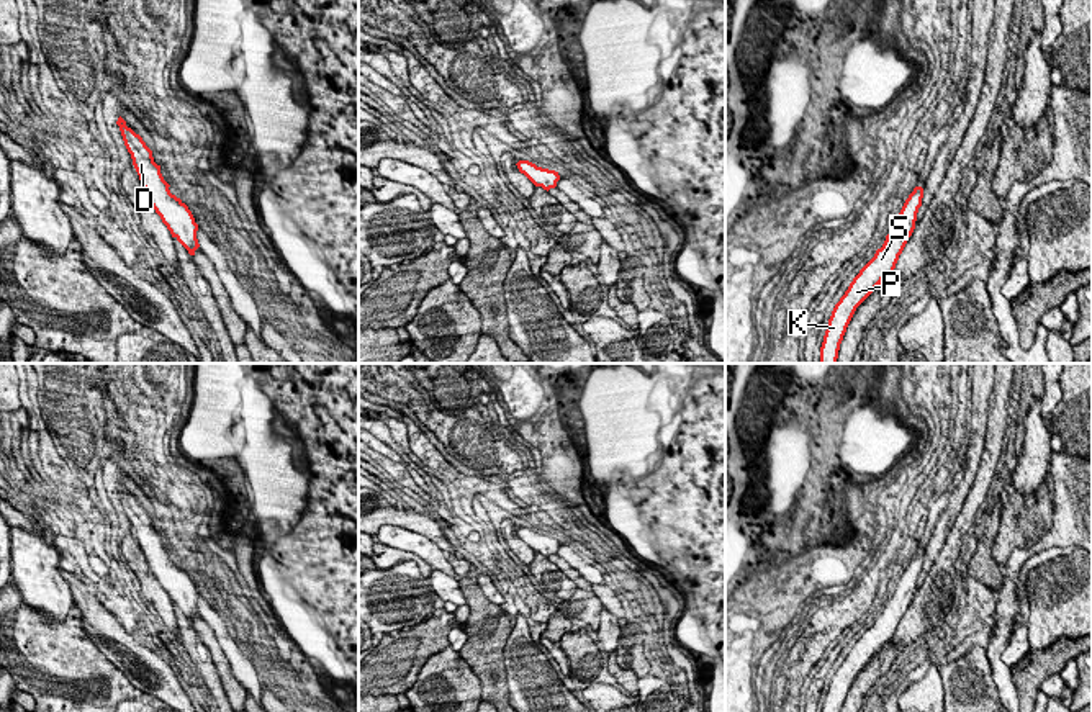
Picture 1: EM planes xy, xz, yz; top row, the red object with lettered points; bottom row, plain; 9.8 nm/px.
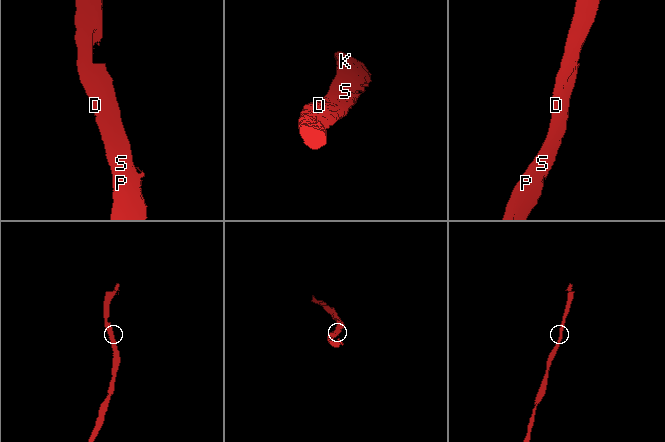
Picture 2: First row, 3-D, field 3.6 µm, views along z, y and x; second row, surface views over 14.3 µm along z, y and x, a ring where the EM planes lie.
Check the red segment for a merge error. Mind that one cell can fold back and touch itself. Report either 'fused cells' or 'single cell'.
single cell

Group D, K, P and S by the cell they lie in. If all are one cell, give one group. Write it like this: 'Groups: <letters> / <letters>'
Groups: D K P S

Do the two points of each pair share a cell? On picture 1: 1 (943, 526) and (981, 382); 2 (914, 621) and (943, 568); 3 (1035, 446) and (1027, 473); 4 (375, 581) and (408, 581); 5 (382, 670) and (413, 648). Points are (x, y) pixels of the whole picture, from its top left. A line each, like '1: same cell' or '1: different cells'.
1: same cell
2: same cell
3: same cell
4: same cell
5: same cell

